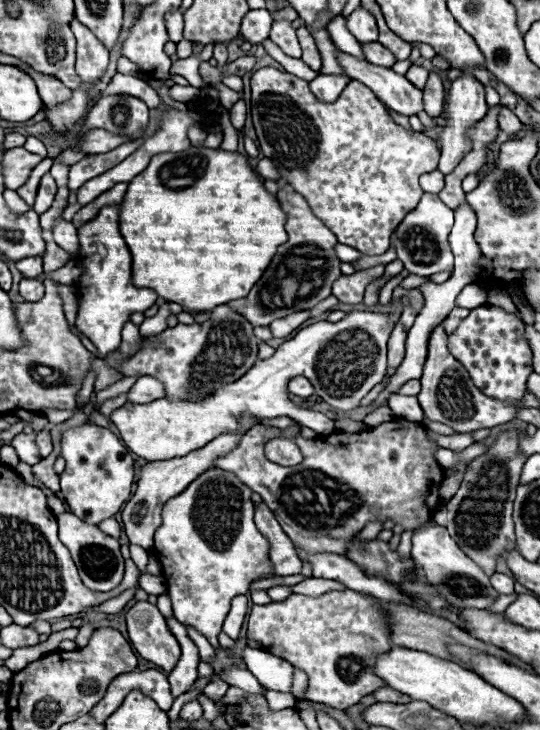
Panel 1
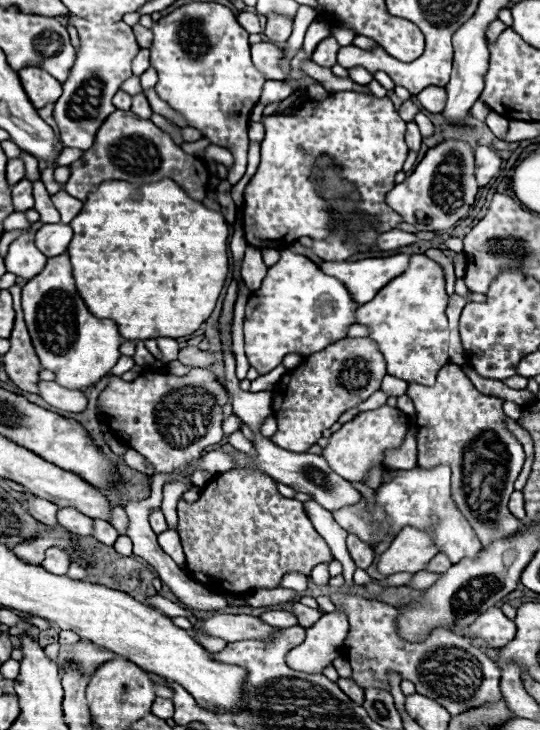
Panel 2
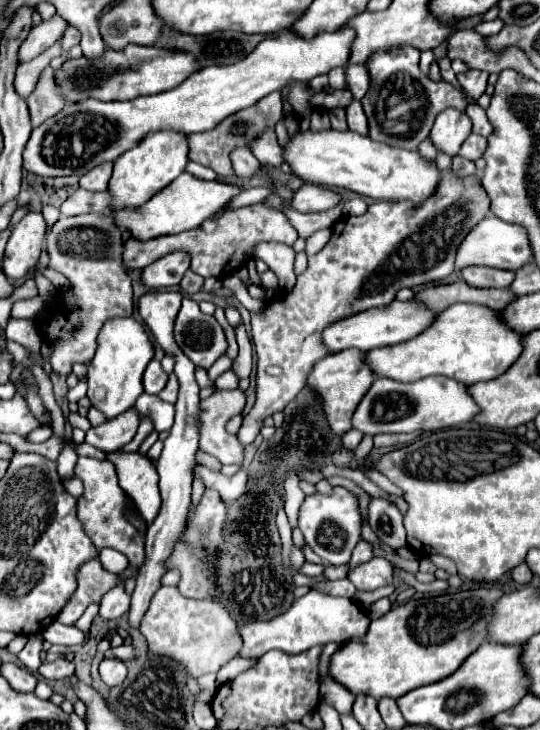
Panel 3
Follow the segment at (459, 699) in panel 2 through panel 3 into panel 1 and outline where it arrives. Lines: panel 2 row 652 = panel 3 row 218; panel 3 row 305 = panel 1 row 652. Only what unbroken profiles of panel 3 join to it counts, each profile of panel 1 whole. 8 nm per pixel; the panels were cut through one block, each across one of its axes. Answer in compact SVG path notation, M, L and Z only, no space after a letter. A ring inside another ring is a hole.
M332 590L318 598L290 594L284 602L272 602L266 606L254 604L248 616L248 636L254 640L254 644L250 646L276 654L288 660L292 666L304 668L304 672L308 674L306 700L322 702L336 710L346 710L348 706L358 704L360 698L372 694L376 688L388 686L382 678L374 674L374 664L376 664L376 656L392 650L388 612L374 598L366 594L362 596L344 596L344 594L356 594L356 592L354 590L342 590L342 592Z

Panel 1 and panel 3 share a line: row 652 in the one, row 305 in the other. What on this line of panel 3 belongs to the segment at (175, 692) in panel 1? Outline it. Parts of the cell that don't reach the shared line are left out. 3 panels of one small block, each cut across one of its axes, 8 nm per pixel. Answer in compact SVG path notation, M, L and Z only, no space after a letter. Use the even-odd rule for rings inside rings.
M190 298L182 300L182 308L174 322L174 340L180 350L204 370L224 356L228 348L224 330L216 318L202 314L198 302Z

